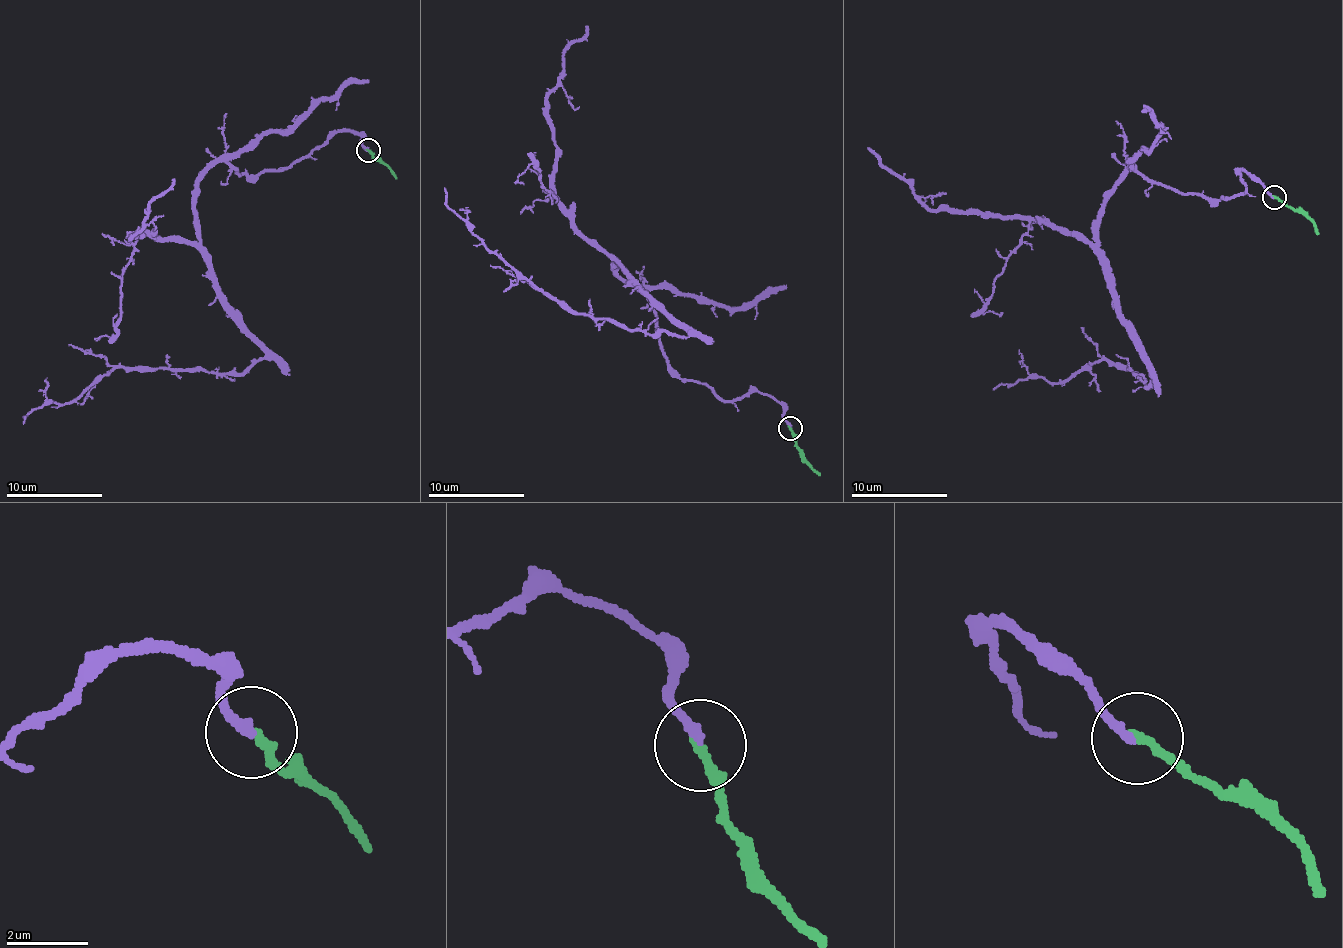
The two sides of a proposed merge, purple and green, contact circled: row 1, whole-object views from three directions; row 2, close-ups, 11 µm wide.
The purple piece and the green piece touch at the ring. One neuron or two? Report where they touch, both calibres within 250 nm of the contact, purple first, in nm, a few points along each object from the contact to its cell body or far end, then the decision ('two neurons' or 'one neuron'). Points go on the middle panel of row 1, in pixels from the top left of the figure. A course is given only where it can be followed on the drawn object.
at (790, 428); 200 nm thick on the purple side, 200 nm on the other; purple runs (790, 428), (758, 392), (724, 400), (679, 376), (619, 263), (685, 336), (571, 313), (487, 248), (444, 187); green runs (790, 428), (799, 454), (819, 476); one neuron

